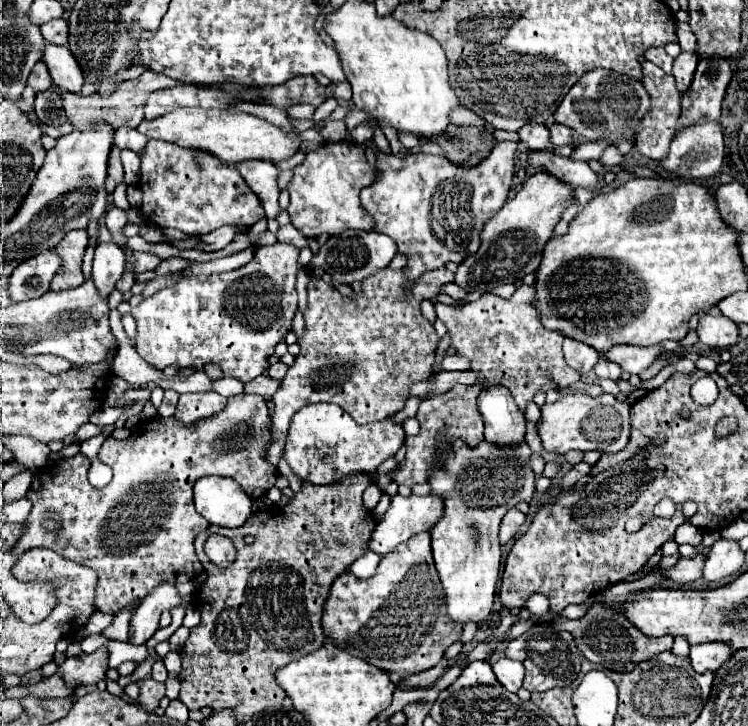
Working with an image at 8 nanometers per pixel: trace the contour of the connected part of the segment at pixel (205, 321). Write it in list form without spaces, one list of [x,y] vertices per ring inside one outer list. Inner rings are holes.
[[[275,243],[269,247],[259,247],[253,261],[245,267],[207,277],[183,277],[175,285],[143,299],[131,311],[137,321],[135,347],[139,355],[157,369],[165,369],[169,365],[181,369],[203,369],[205,363],[217,363],[223,369],[223,375],[239,379],[241,383],[253,381],[265,369],[269,369],[269,357],[273,355],[275,345],[291,331],[291,321],[297,313],[295,279],[297,271],[301,269],[297,257],[299,249],[295,245]]]

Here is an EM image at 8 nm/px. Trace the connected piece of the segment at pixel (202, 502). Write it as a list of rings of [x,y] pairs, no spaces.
[[[209,475],[195,483],[195,507],[211,523],[241,527],[253,511],[253,501],[231,477]]]

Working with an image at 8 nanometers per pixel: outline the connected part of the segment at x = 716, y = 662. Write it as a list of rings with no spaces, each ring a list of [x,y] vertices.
[[[705,643],[705,645],[693,645],[689,659],[697,673],[717,671],[725,661],[729,661],[731,649],[721,643]]]

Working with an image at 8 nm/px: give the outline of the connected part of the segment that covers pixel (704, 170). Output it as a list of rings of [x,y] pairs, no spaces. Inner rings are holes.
[[[701,121],[701,125],[691,125],[689,129],[679,131],[679,135],[671,143],[669,157],[661,161],[661,165],[675,177],[683,179],[703,179],[719,173],[723,163],[723,133],[719,123],[713,121]]]

